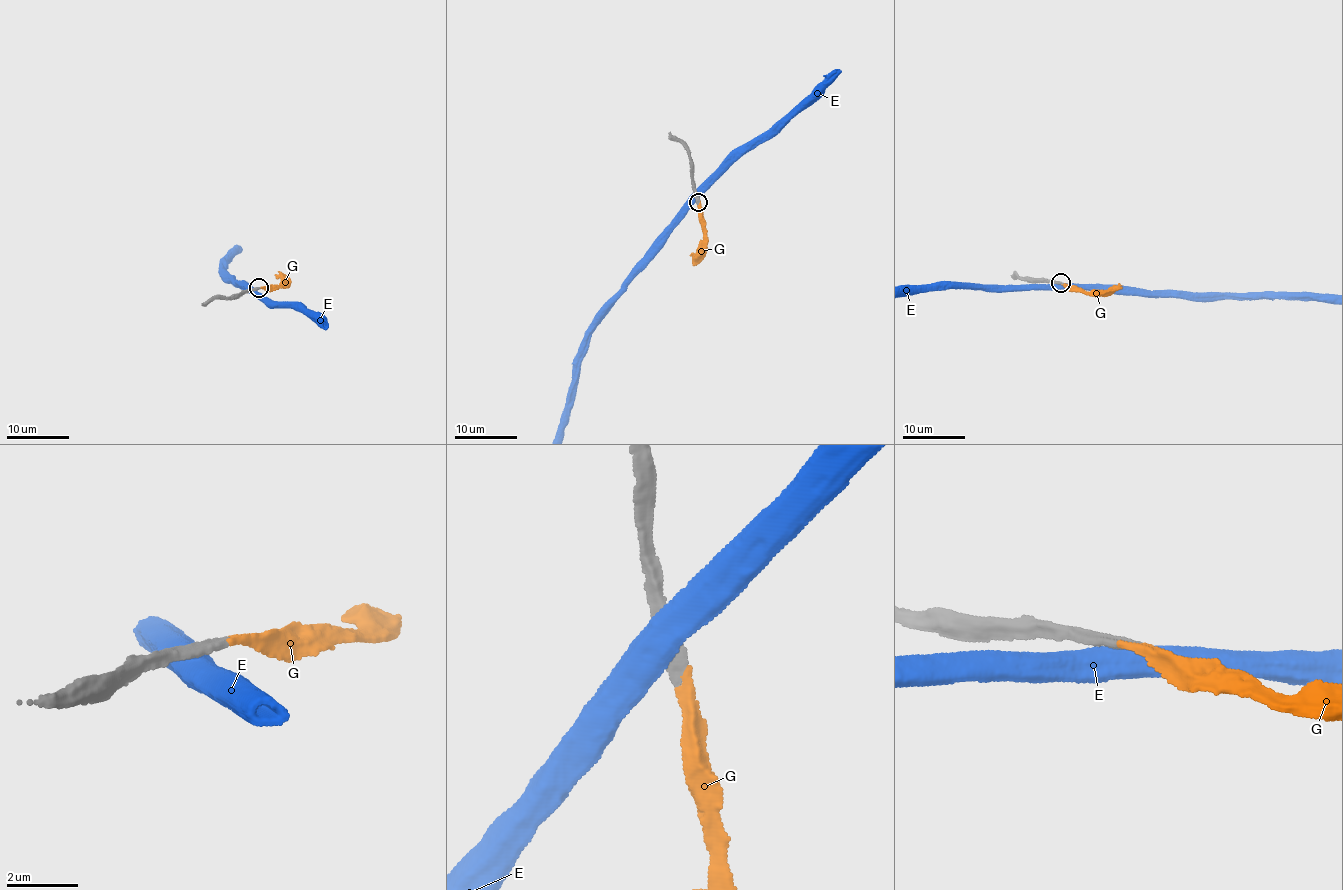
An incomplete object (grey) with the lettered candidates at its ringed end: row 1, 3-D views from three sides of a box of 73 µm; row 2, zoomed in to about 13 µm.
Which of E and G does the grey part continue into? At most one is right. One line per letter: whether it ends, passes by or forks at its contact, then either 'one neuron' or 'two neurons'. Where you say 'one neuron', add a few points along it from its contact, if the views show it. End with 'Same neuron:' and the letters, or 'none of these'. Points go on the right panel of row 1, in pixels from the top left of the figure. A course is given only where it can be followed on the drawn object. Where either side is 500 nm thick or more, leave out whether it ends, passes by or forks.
E: two neurons
G: it ends there; one neuron; it runs (1060, 282), (1081, 287), (1083, 291), (1103, 294), (1122, 288)
Same neuron: G

